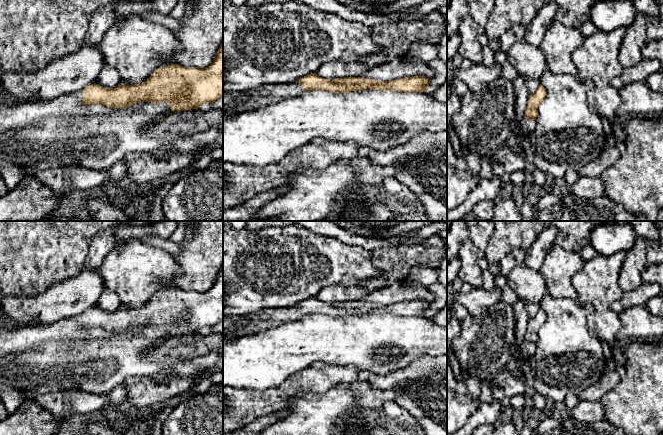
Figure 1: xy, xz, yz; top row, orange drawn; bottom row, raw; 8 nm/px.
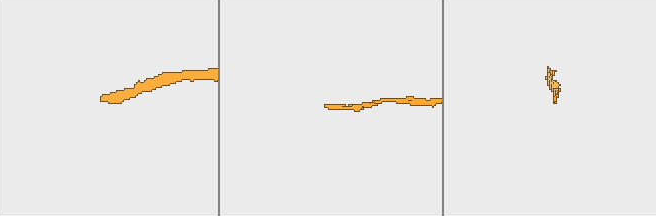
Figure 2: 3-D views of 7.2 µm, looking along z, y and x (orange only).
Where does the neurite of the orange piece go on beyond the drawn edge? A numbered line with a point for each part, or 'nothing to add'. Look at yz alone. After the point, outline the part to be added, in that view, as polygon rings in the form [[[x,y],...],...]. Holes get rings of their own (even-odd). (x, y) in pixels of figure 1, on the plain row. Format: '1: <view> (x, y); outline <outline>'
1: yz (528, 350); outline [[[523,342],[521,345],[521,358],[523,360],[532,361],[536,351],[536,344]]]

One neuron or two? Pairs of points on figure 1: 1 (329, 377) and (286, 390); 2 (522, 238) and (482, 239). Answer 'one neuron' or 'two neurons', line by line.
1: one neuron
2: two neurons

